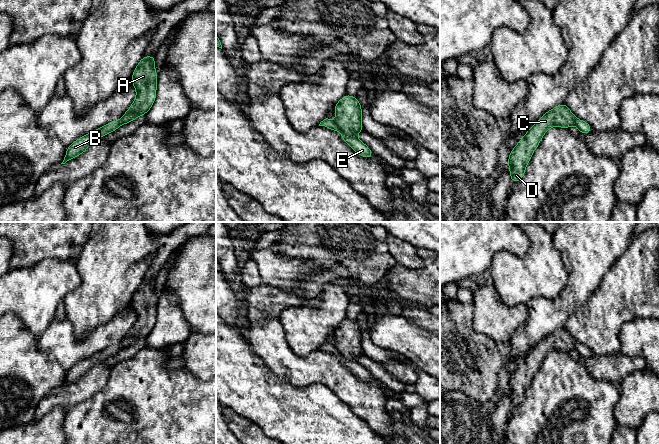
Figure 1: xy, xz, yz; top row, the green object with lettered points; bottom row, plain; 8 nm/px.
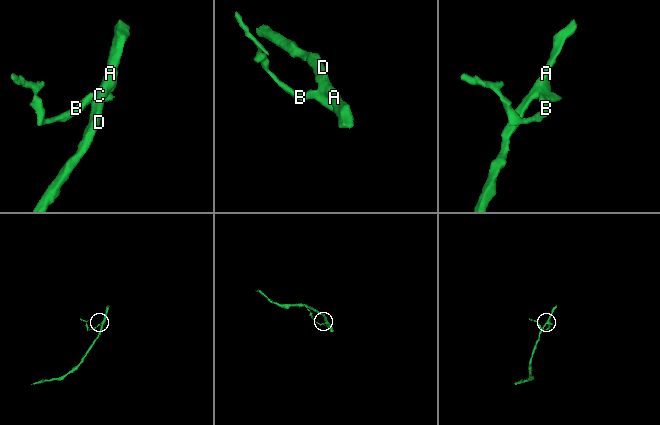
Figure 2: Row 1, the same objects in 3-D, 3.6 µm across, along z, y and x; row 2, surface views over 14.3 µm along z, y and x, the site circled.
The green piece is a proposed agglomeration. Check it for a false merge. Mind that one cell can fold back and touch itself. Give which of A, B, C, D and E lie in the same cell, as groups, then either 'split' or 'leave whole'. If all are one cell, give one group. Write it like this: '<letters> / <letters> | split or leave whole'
A C D / B E | split

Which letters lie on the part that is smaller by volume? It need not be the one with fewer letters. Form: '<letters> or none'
B, E

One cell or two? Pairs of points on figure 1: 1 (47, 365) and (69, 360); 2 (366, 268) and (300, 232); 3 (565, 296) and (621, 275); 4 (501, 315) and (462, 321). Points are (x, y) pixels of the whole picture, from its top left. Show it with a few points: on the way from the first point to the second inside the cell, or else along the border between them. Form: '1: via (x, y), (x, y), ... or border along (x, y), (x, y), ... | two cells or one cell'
1: border along (38, 349), (51, 354), (66, 370) | two cells
2: via (350, 252), (328, 232), (316, 232) | one cell
3: border along (612, 263), (599, 286), (586, 303) | two cells
4: border along (471, 303), (473, 306), (473, 328), (488, 337) | two cells

